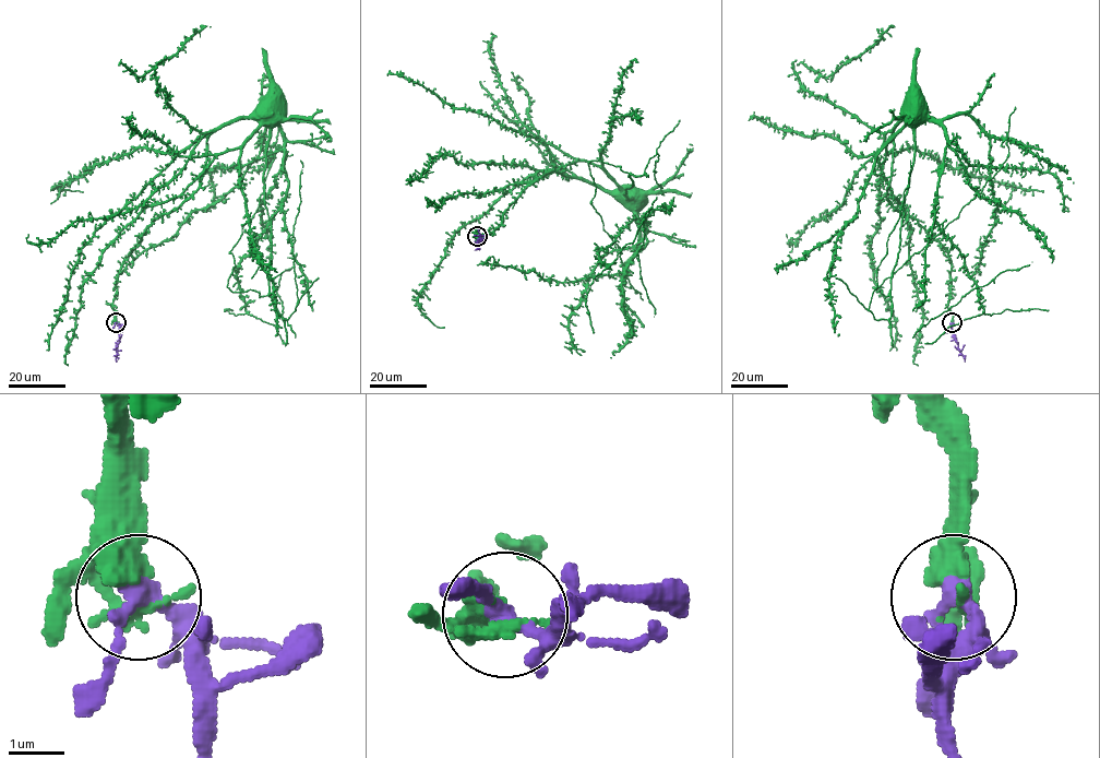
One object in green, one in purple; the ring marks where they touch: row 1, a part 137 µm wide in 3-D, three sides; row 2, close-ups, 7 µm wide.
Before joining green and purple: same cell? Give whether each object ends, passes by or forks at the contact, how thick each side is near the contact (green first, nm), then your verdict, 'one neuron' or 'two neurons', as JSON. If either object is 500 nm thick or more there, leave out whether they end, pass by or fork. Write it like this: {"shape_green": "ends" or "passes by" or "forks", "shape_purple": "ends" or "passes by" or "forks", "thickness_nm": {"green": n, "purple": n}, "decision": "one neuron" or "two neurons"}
{"shape_green": "ends", "shape_purple": "passes by", "thickness_nm": {"green": 280, "purple": 300}, "decision": "one neuron"}

